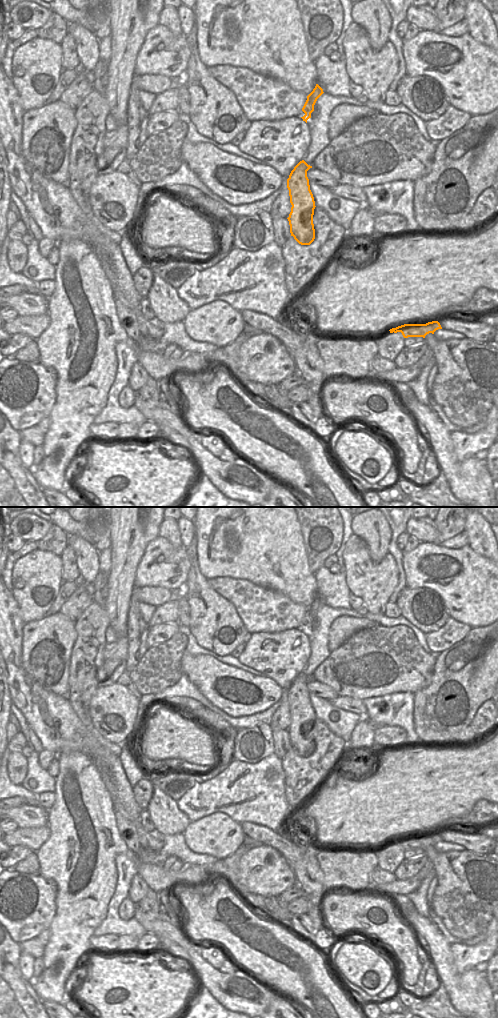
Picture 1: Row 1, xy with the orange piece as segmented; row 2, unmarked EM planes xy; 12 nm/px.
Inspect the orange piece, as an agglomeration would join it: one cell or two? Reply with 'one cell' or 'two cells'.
two cells

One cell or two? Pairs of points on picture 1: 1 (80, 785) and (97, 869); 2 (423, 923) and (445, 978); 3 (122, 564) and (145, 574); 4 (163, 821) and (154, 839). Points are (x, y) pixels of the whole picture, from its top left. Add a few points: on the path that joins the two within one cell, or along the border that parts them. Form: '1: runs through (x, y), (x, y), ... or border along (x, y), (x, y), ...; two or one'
1: runs through (82, 806), (83, 848); one
2: runs through (433, 937), (438, 945), (439, 955), (444, 964); one
3: border along (145, 548), (135, 573), (134, 586); two
4: border along (156, 831), (163, 835); two

